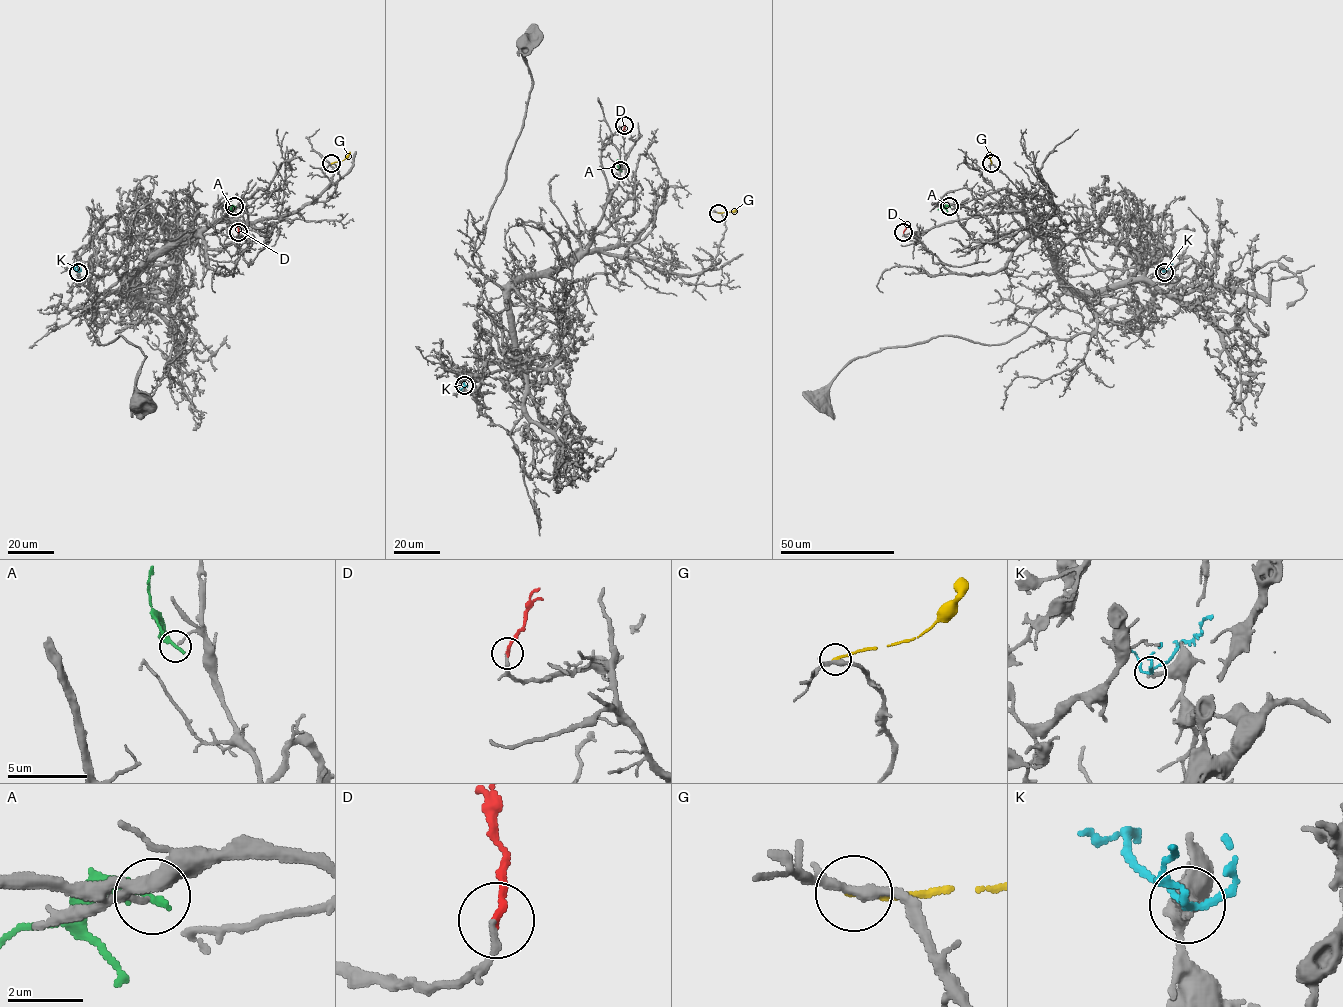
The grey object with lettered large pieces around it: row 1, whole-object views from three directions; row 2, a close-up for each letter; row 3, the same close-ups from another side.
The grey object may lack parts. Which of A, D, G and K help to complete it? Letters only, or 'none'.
none

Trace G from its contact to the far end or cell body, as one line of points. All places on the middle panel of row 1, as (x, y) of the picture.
G: (718, 213), (735, 212)

